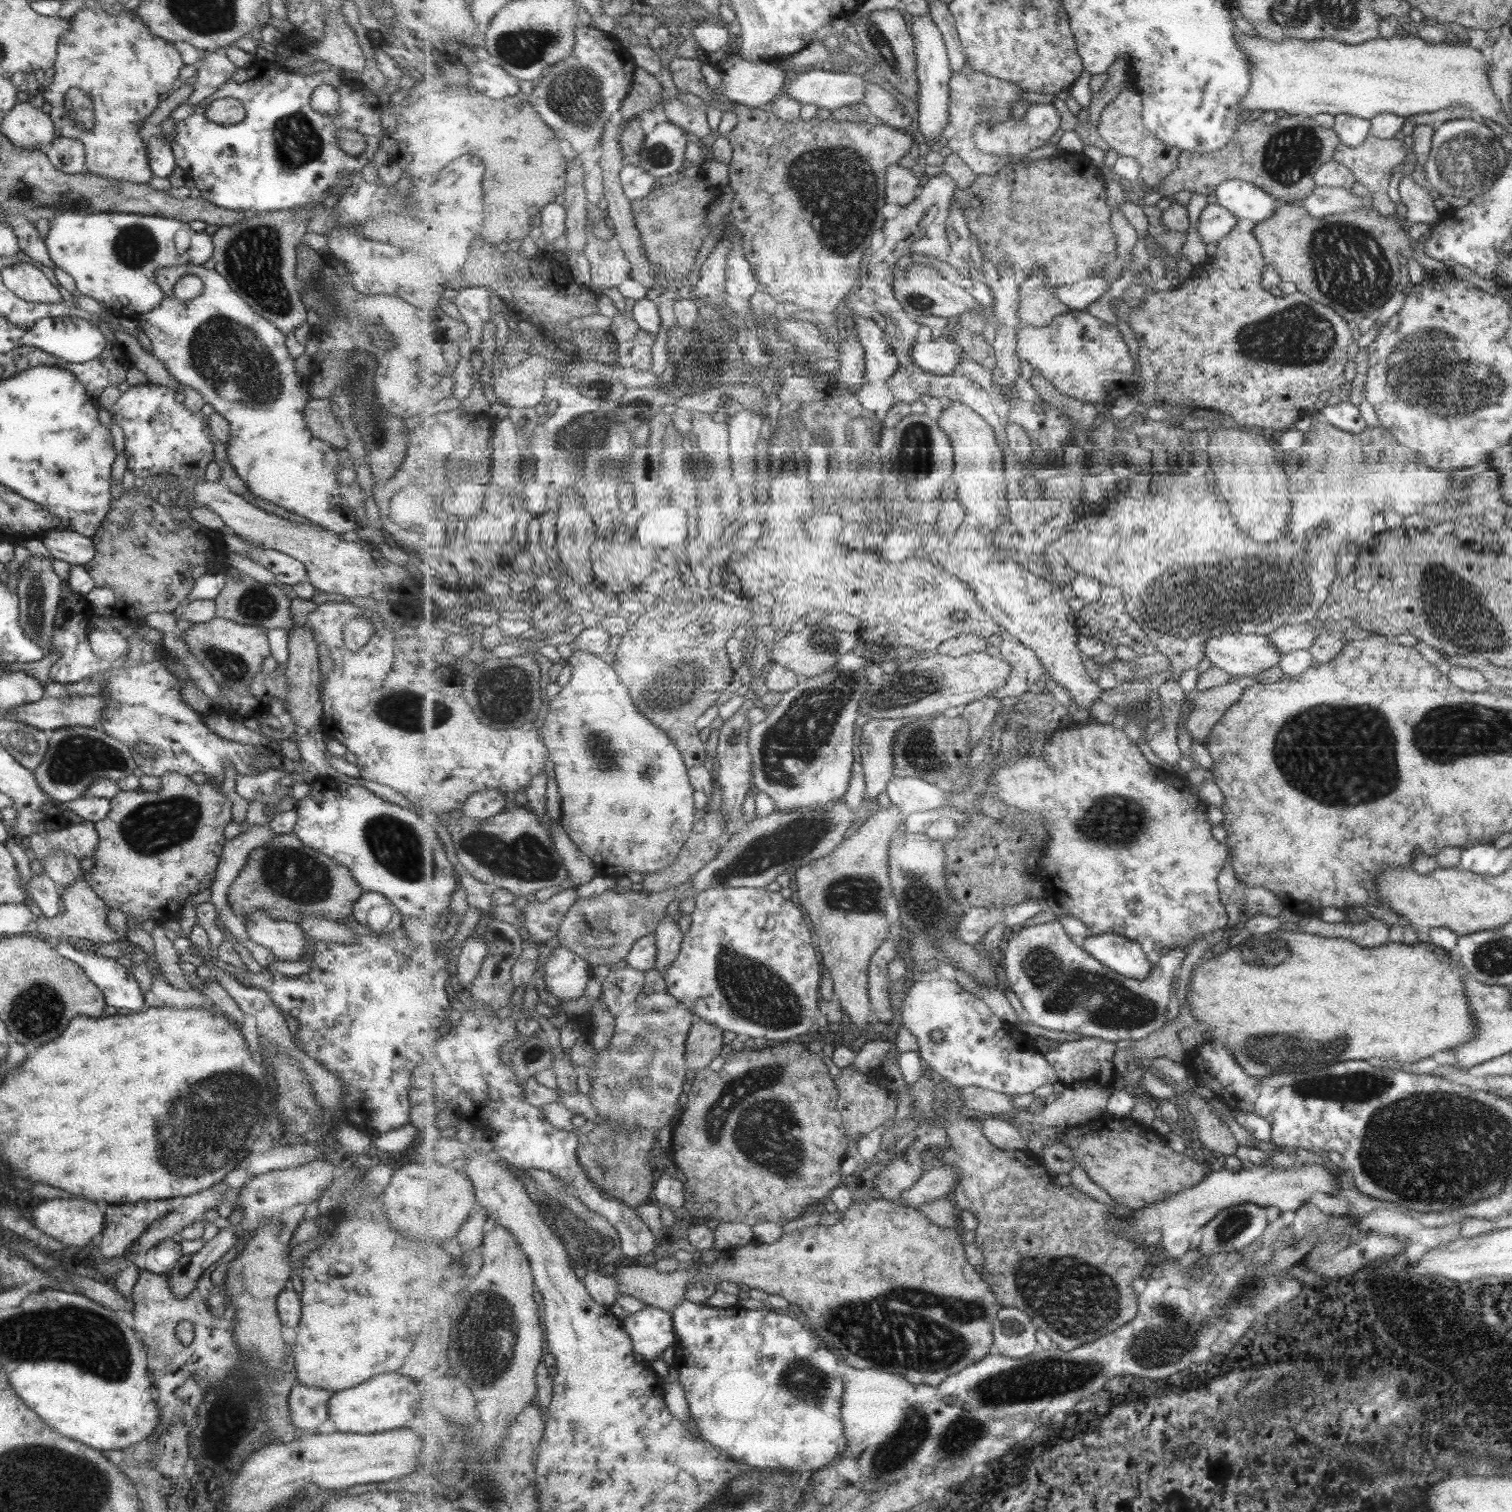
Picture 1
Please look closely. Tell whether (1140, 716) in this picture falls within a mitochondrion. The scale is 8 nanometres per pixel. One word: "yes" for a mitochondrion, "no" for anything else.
yes

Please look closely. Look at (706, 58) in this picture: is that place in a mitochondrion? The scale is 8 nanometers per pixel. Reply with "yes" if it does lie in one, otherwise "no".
no

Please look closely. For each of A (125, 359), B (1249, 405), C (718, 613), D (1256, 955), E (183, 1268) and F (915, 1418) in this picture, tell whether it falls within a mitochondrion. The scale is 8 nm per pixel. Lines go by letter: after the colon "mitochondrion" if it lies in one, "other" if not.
A: other
B: other
C: other
D: mitochondrion
E: other
F: mitochondrion

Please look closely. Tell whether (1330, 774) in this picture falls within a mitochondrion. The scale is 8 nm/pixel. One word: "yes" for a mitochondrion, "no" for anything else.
yes

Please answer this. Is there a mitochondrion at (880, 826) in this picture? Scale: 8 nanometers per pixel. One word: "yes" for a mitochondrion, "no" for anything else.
no

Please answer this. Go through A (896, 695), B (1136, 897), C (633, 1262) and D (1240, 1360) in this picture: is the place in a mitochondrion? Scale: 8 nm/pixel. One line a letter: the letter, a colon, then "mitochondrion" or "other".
A: mitochondrion
B: other
C: other
D: other

